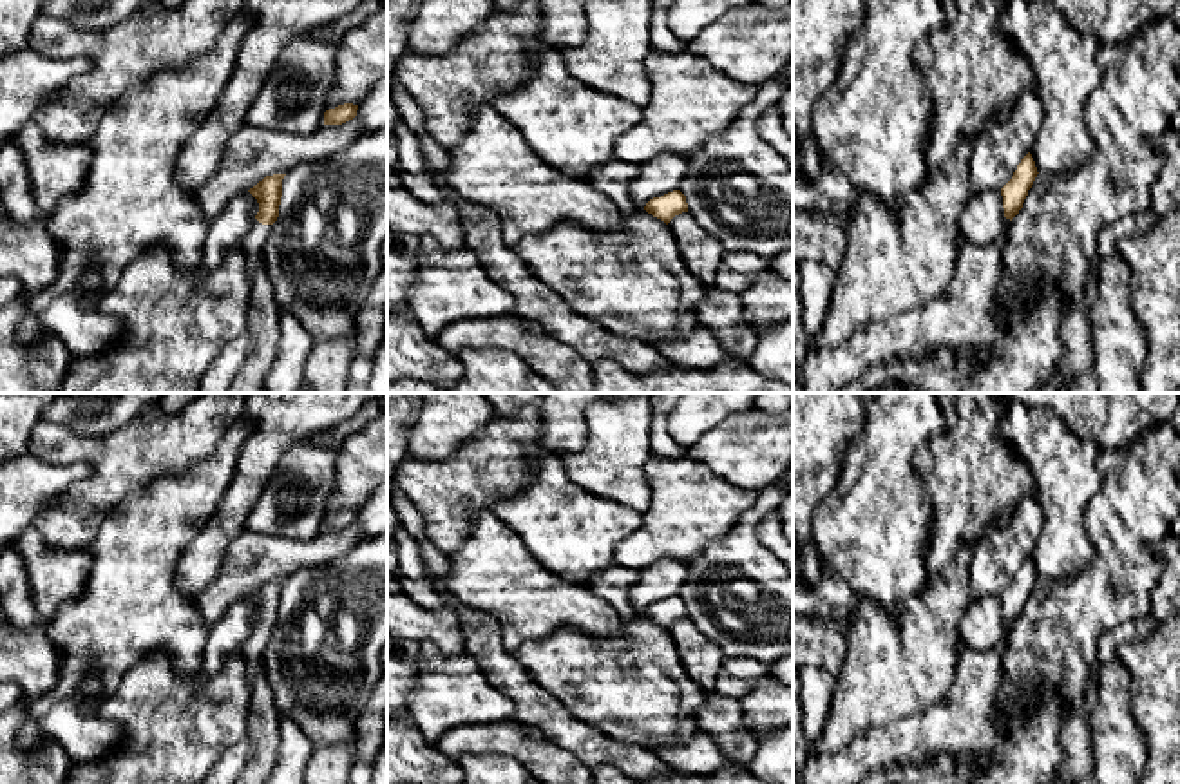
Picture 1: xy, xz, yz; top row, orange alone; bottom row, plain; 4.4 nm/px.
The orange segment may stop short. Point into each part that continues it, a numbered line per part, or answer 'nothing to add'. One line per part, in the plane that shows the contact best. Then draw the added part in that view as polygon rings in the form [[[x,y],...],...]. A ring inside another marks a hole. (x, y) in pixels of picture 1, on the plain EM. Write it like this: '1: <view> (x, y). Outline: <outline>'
1: xy (252, 652). Outline: [[[253,625],[252,636],[241,650],[246,664],[244,674],[250,683],[250,688],[259,677],[259,674],[262,672],[262,654],[270,641],[270,636],[271,636],[271,630],[262,630],[257,625]]]

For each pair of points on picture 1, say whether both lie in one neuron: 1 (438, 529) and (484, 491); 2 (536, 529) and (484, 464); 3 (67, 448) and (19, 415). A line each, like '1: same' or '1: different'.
1: same
2: different
3: different

